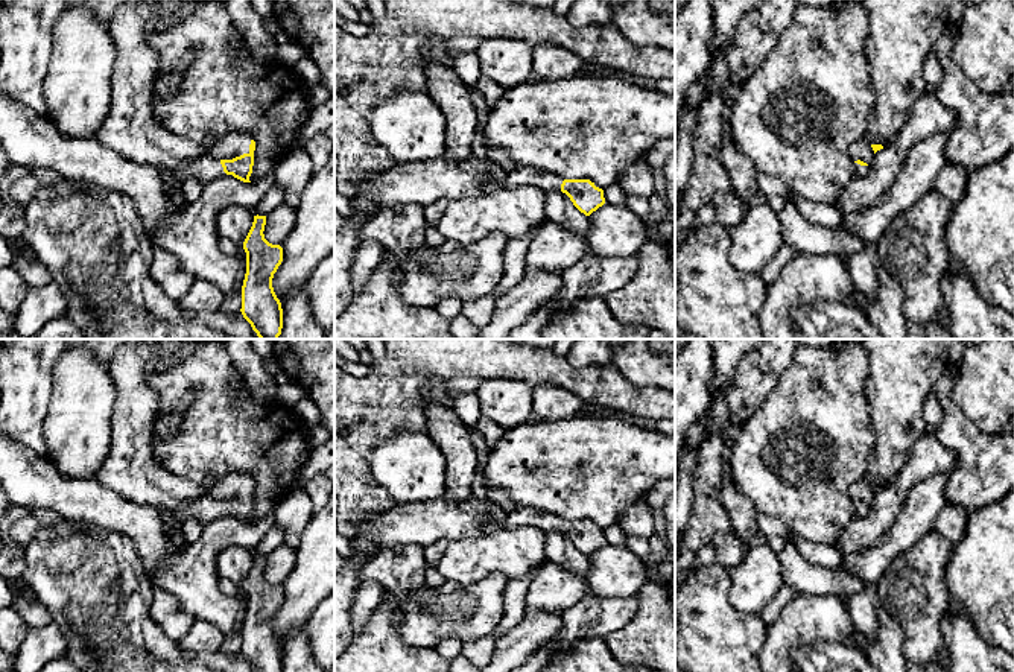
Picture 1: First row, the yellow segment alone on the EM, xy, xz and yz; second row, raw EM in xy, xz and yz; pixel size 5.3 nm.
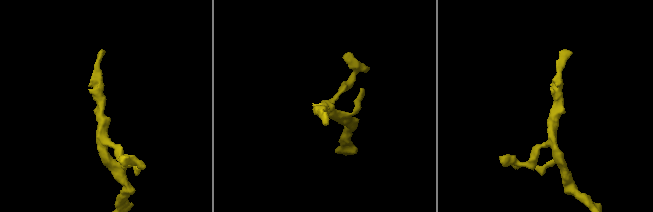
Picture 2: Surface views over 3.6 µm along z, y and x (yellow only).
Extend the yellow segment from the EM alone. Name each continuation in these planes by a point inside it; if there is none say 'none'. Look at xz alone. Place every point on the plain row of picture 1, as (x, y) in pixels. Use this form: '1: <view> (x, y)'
1: xz (546, 522)

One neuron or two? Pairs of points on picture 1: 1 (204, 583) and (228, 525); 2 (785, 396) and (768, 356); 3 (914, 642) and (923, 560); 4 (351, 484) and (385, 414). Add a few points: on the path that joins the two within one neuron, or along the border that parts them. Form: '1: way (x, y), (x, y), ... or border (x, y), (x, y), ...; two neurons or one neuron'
1: way (204, 569), (204, 551), (215, 538); one neuron
2: border (794, 355), (789, 367), (757, 408); two neurons
3: way (925, 622), (931, 616), (931, 580); one neuron
4: way (351, 467), (351, 450), (371, 431); one neuron

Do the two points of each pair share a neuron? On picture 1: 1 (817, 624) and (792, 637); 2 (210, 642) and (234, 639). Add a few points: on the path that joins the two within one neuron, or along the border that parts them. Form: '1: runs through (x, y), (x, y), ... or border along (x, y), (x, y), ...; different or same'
1: runs through (811, 624), (806, 624), (798, 631); same
2: border along (222, 637), (219, 649); different

